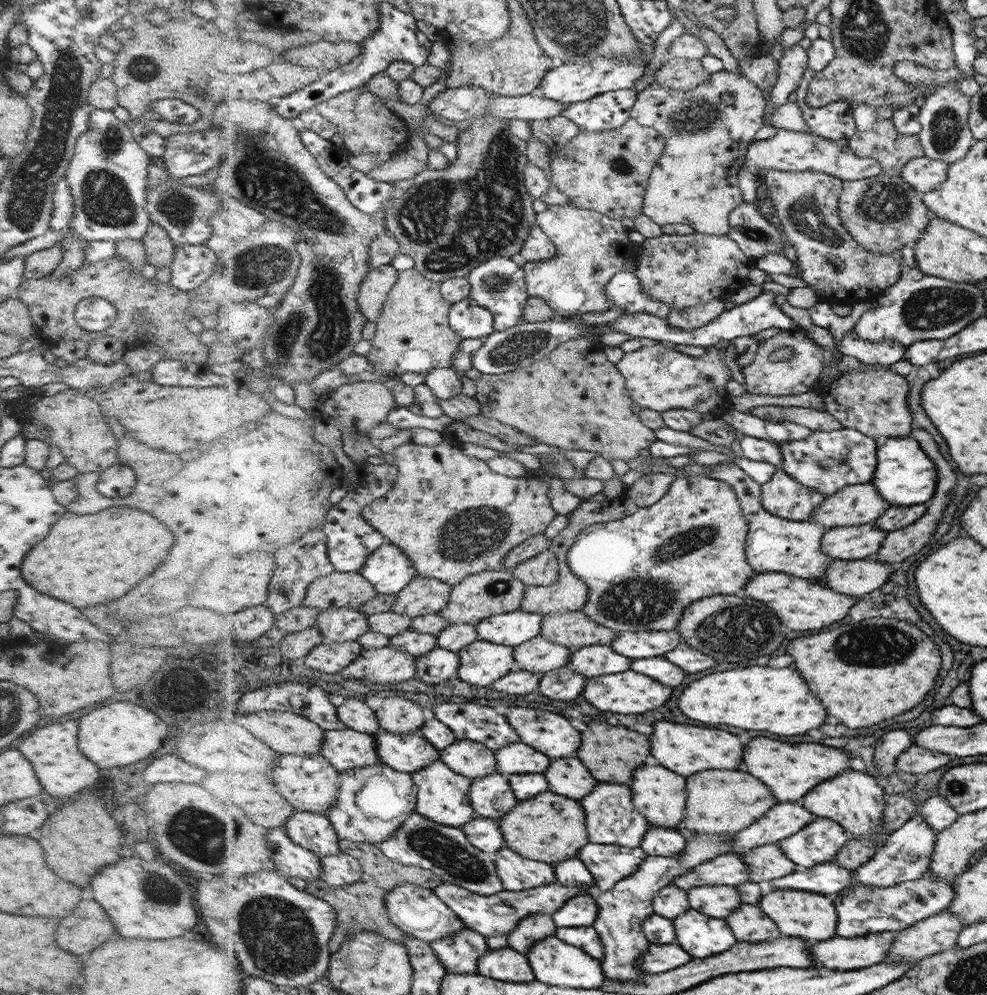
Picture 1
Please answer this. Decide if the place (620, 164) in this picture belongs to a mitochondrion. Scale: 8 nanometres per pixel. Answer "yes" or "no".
yes

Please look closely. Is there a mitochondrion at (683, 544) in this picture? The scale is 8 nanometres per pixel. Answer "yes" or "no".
yes

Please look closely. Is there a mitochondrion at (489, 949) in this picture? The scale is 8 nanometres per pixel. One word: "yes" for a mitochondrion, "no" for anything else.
no

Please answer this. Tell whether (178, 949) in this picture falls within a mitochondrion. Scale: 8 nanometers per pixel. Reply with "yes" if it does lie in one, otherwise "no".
no

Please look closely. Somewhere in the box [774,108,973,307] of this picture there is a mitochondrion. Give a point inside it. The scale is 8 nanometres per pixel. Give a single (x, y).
(883, 202)

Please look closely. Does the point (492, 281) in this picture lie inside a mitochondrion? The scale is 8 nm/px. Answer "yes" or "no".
yes

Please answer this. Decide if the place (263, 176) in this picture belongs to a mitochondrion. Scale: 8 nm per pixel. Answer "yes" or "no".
yes

